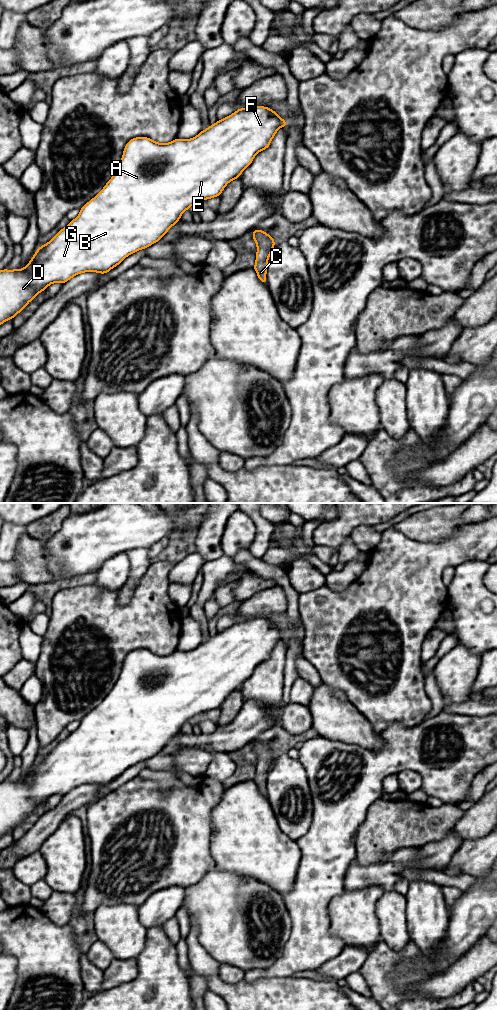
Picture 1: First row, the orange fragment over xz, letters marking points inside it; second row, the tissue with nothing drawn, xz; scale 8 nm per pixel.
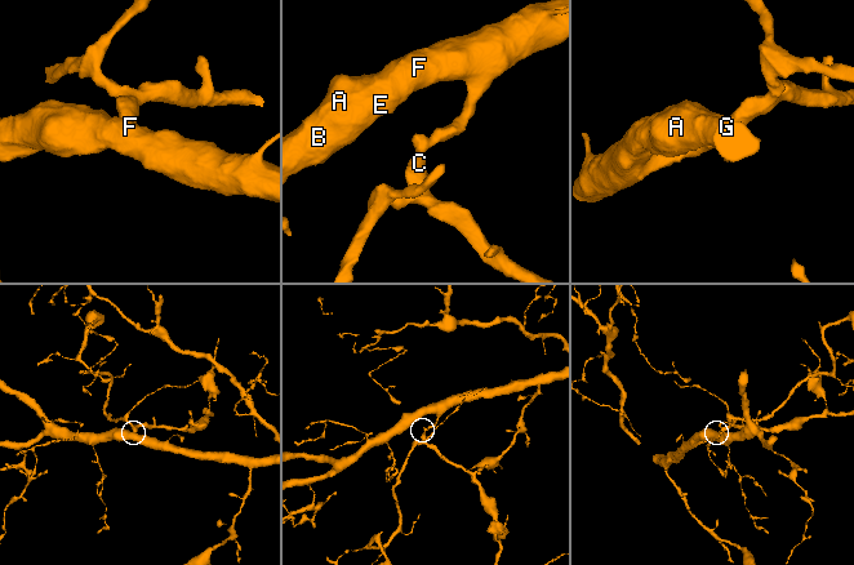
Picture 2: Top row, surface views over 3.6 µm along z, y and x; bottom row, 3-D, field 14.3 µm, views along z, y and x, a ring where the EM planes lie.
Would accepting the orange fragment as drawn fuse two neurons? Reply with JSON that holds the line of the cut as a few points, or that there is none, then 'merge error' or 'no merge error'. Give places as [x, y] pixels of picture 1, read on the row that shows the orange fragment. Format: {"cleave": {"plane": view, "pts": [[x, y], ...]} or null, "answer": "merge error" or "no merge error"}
{"cleave": null, "answer": "no merge error"}

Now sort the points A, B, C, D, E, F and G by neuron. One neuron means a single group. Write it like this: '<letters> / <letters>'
A B C D E F G

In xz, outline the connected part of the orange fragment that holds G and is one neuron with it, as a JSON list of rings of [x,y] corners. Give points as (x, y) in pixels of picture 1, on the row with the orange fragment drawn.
[[[255,106],[251,108],[239,108],[233,114],[222,120],[218,120],[215,124],[210,125],[207,129],[202,130],[198,135],[191,139],[176,138],[170,143],[158,143],[148,137],[140,136],[129,140],[123,150],[120,164],[113,176],[94,198],[84,204],[80,209],[79,215],[70,221],[66,227],[61,229],[48,243],[40,246],[34,253],[30,262],[23,269],[0,270],[0,325],[9,319],[13,320],[13,318],[24,310],[28,303],[32,301],[38,293],[45,291],[50,284],[64,284],[75,275],[88,271],[106,274],[119,265],[129,255],[160,241],[168,230],[181,219],[181,215],[184,211],[189,210],[189,208],[195,203],[219,197],[229,182],[240,178],[243,170],[251,165],[254,157],[260,151],[266,150],[270,146],[271,140],[274,138],[280,127],[287,128],[287,123],[285,119],[278,116],[276,111],[265,106]]]

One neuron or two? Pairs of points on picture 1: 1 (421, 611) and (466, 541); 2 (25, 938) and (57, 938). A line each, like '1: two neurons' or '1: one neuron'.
1: one neuron
2: one neuron

